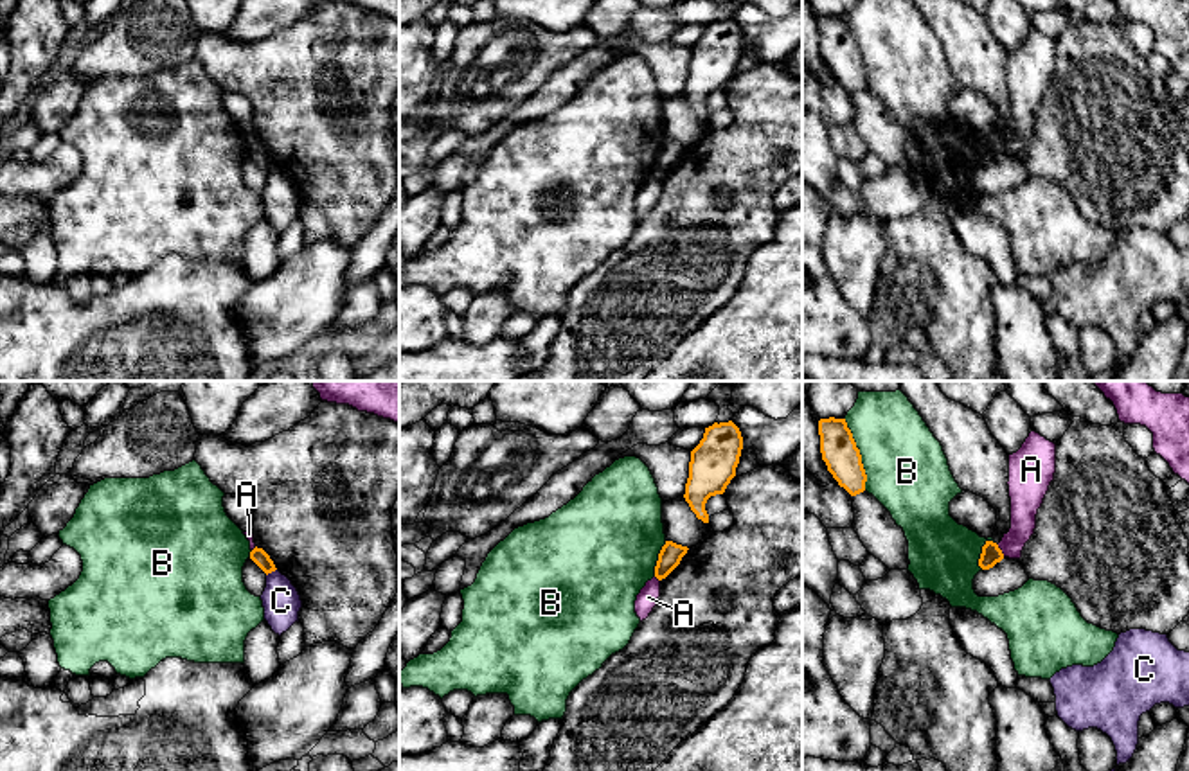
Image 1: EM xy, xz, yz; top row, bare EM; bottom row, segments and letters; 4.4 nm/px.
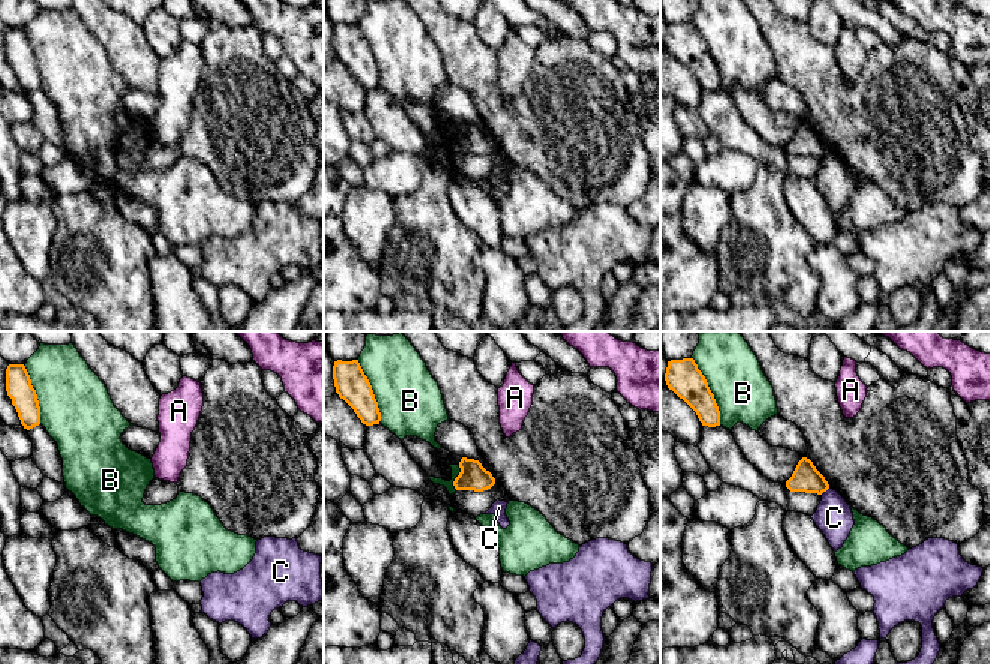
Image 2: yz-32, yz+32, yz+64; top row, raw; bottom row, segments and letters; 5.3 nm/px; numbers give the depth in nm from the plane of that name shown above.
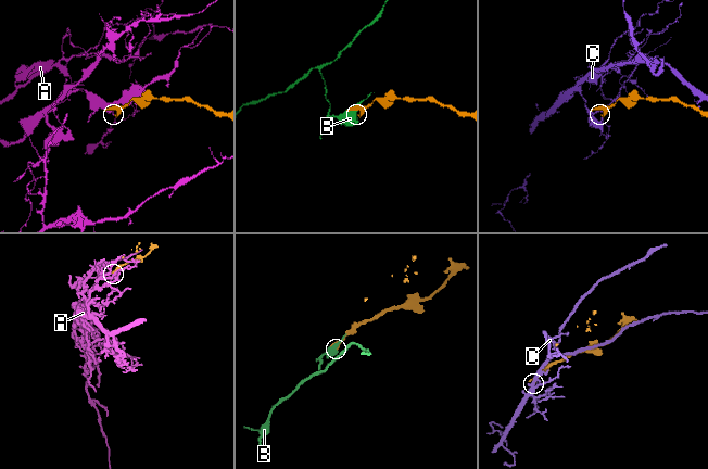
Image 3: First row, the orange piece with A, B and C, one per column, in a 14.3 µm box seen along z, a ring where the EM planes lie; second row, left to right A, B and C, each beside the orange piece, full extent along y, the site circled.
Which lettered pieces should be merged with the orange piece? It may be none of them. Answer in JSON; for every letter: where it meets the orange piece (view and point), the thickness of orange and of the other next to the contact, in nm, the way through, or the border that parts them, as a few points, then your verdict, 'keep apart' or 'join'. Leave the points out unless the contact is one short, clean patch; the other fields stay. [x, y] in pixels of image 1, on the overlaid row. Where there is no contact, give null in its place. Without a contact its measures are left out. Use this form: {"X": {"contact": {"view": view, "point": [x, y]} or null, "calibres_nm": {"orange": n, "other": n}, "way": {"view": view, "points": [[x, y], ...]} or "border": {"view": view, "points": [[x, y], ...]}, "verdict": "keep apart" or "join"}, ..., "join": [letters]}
{"A": {"contact": {"view": "yz", "point": [1001, 550]}, "calibres_nm": {"orange": 90, "other": 130}, "border": {"view": "yz", "points": [[997, 545], [1004, 556]]}, "verdict": "keep apart"}, "B": {"contact": {"view": "yz", "point": [858, 453]}, "calibres_nm": {"orange": 160, "other": 360}, "verdict": "keep apart"}, "C": {"contact": {"view": "xy", "point": [270, 572]}, "calibres_nm": {"orange": 70, "other": 170}, "border": {"view": "xy", "points": [[276, 568], [267, 576]]}, "verdict": "keep apart"}, "join": []}

